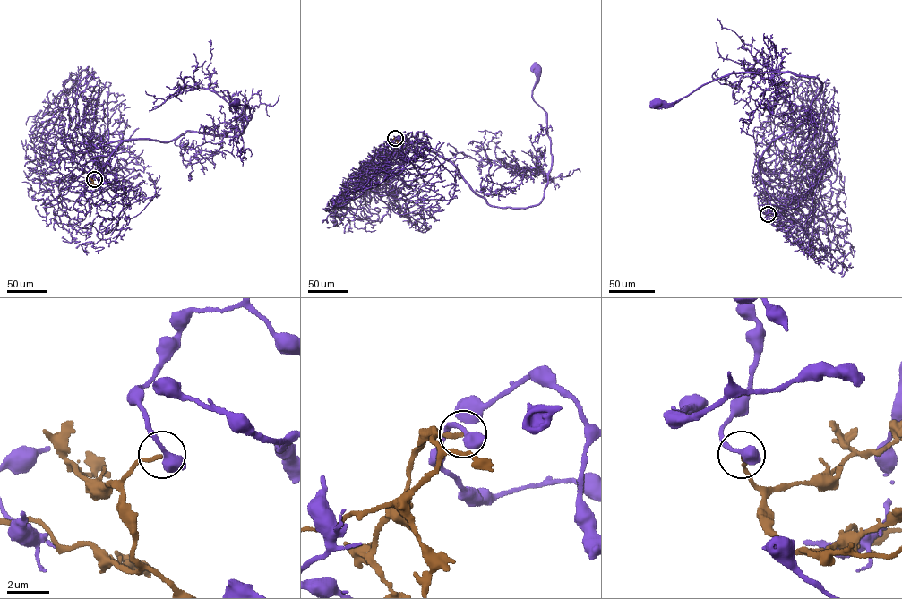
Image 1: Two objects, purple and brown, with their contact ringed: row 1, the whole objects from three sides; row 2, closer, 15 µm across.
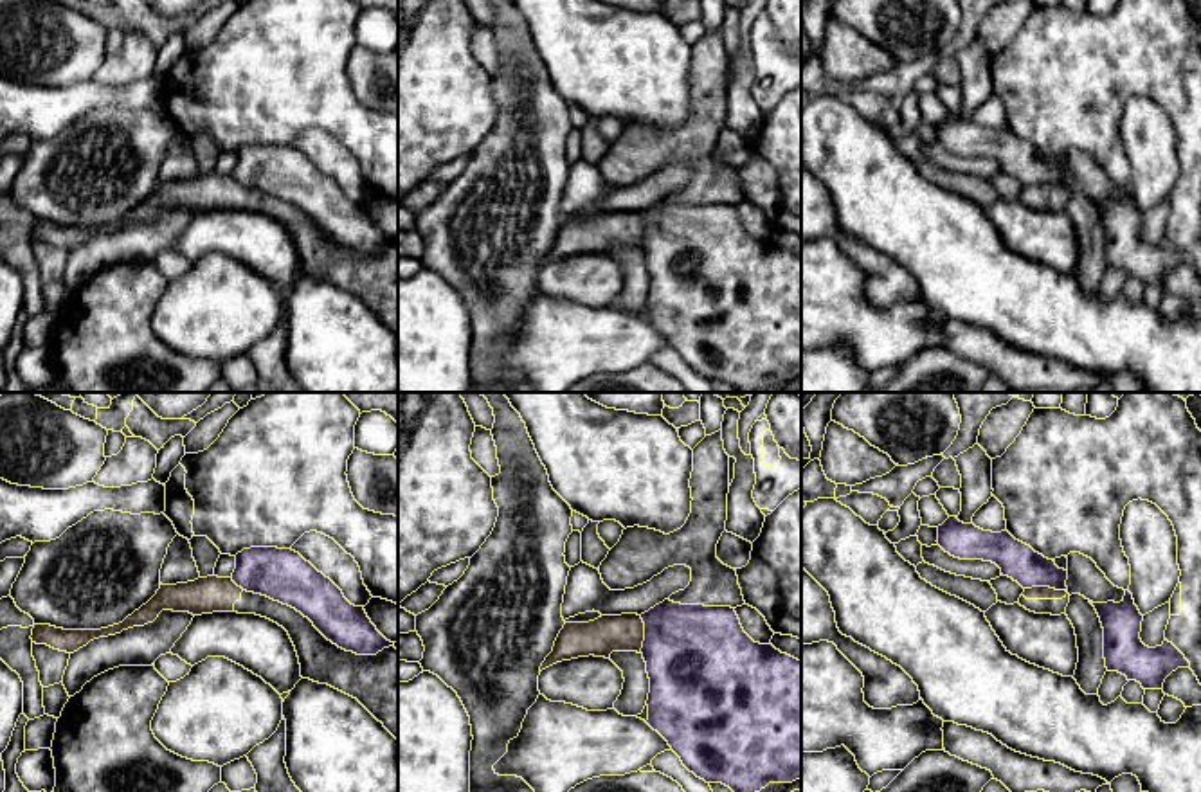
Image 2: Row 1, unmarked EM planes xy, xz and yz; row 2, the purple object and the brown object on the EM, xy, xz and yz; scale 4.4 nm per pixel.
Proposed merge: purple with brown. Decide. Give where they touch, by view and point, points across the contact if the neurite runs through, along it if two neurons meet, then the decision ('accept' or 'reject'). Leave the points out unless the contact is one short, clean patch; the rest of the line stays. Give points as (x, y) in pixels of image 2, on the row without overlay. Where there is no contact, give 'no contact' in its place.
yz (1047, 182) | along yz (1025, 184), (1054, 184), (1066, 189) | reject

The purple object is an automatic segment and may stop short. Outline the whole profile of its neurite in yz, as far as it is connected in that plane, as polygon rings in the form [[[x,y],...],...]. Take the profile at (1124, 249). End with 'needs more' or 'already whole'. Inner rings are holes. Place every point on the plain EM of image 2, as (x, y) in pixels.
[[[1125,187],[1120,200],[1089,198],[1104,225],[1104,256],[1107,268],[1118,268],[1127,277],[1136,277],[1143,286],[1163,286],[1165,275],[1178,265],[1190,265],[1185,252],[1167,236],[1161,243],[1149,245],[1142,239],[1142,218],[1133,191]]] | already whole

